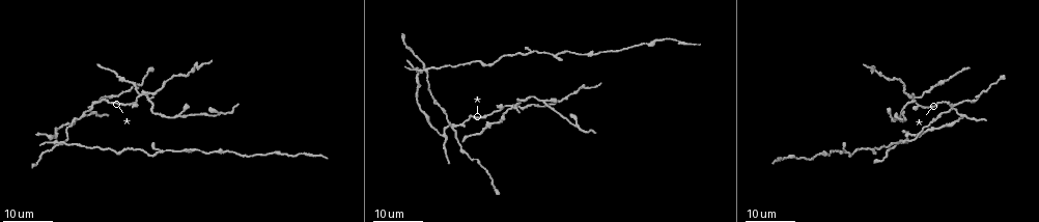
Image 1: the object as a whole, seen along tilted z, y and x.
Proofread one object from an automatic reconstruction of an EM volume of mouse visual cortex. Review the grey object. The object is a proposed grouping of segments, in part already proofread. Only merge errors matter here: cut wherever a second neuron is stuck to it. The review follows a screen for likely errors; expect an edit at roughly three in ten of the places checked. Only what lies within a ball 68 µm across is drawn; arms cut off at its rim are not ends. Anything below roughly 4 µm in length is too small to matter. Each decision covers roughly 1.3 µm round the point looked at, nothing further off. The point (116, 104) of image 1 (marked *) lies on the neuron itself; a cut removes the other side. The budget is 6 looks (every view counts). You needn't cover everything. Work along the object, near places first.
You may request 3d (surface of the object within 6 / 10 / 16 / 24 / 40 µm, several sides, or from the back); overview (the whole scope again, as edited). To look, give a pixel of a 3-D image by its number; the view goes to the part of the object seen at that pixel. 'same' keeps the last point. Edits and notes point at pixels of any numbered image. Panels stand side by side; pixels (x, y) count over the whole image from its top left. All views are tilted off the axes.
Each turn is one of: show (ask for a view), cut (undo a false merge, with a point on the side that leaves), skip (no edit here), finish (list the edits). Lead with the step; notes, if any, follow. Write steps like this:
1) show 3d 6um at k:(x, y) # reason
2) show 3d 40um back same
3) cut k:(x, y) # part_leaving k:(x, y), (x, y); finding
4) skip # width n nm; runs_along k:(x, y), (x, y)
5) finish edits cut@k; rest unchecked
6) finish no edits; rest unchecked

show 3d 24um at 1:(449, 125) # thin arm on a thick one

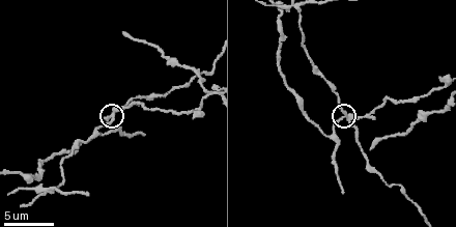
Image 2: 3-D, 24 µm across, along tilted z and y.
show 3d 10um at 2:(112, 116)

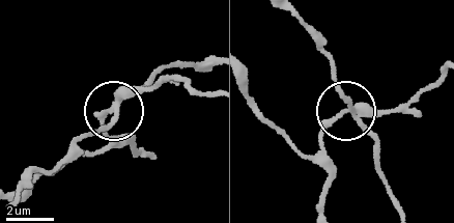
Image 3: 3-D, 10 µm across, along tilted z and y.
show 3d 10um back at 3:(112, 110)

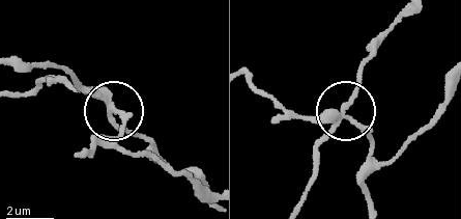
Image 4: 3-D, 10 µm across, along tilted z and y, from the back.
cut 4:(79, 87) # arms 5; a second neuron is stuck on

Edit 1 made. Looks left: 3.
show 3d 24um at 1:(876, 72) # two arms in line, one across

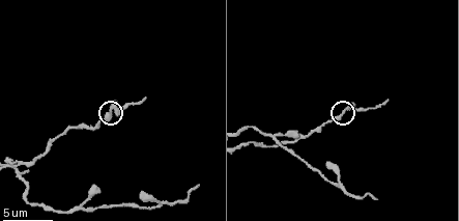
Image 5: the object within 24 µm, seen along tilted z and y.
show 3d 6um at 5:(111, 111) # zoom in

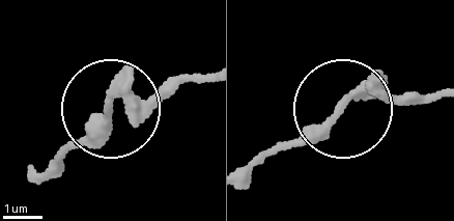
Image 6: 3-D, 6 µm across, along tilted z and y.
skip # runs_along 6:(251, 170), (320, 130), (358, 92), (436, 100); one neuron here

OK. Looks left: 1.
show 3d 10um at 5:(14, 167) # four or more arms meet

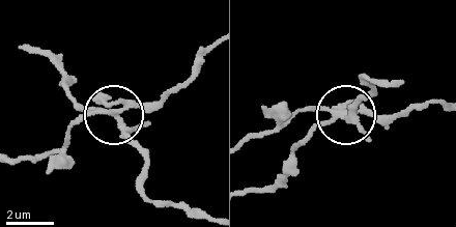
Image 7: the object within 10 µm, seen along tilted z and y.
cut 7:(127, 134) # width 260 nm; part_leaving 7:(339, 114), (349, 113), (369, 89), (368, 78), (391, 79); a second neuron is stuck on

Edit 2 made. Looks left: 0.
finish edits cut@4, cut@7; rest unchecked

